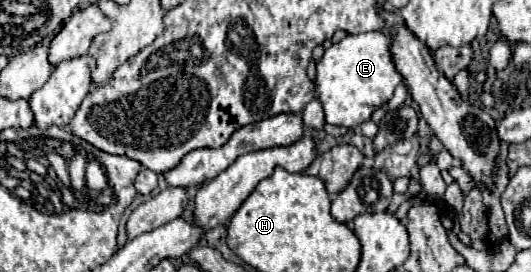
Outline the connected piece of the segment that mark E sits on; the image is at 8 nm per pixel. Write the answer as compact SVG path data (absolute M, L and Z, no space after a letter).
M364 32L346 36L324 52L316 64L316 90L328 124L356 128L368 122L374 110L392 98L396 86L402 82L402 74L394 66L390 48L392 38L384 32Z

